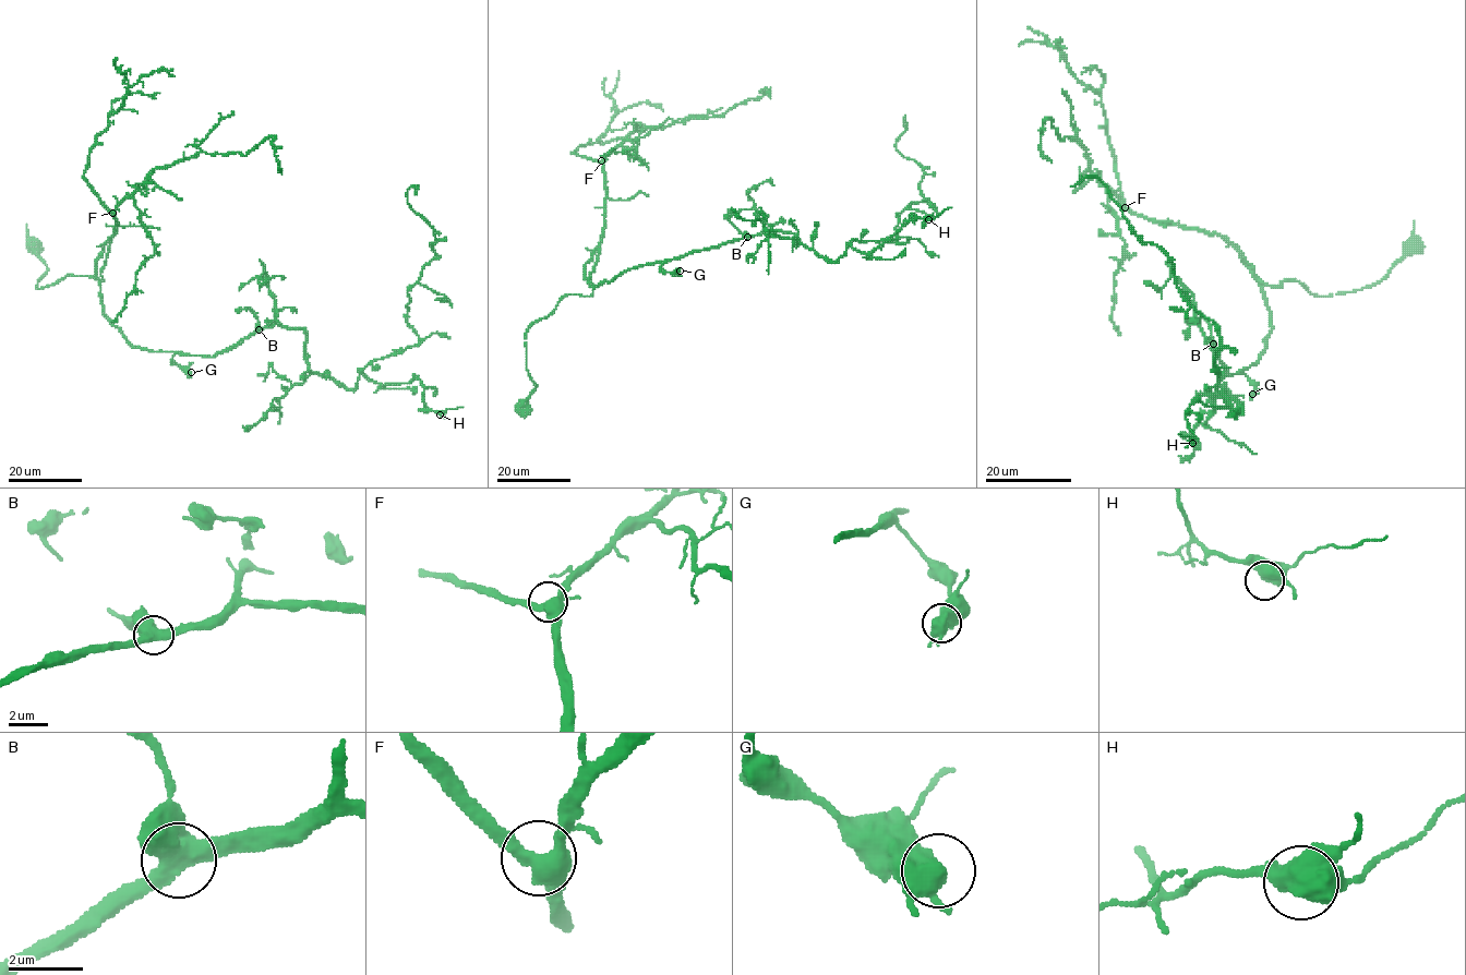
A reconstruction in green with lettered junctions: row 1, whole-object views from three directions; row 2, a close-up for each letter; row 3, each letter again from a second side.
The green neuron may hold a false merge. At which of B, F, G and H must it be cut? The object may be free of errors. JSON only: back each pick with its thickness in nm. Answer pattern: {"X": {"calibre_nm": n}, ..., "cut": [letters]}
{"cut": []}

